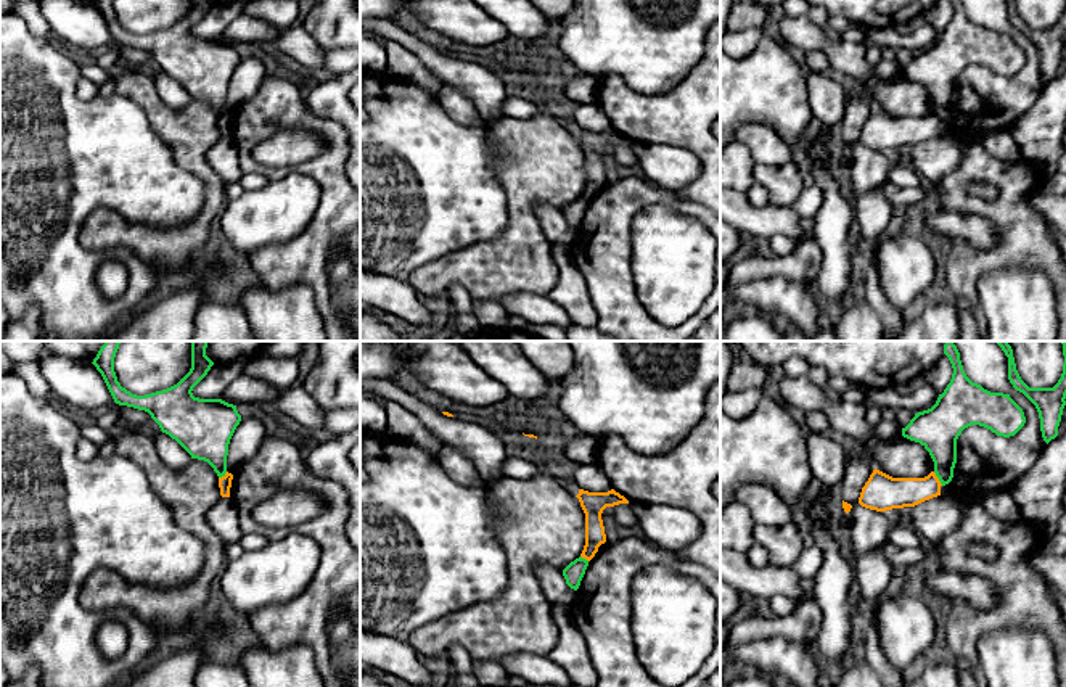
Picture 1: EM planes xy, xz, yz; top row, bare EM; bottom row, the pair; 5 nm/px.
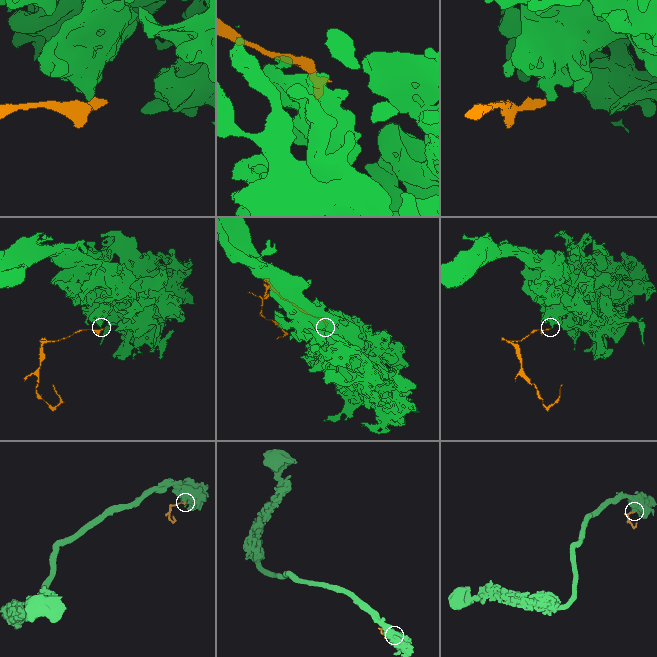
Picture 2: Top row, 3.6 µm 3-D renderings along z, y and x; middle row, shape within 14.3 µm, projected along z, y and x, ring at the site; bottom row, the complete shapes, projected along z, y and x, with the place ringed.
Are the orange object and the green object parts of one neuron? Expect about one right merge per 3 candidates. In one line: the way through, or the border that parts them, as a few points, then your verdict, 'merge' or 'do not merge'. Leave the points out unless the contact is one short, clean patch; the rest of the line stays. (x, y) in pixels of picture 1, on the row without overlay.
along yz (933, 111), (942, 124) | do not merge

